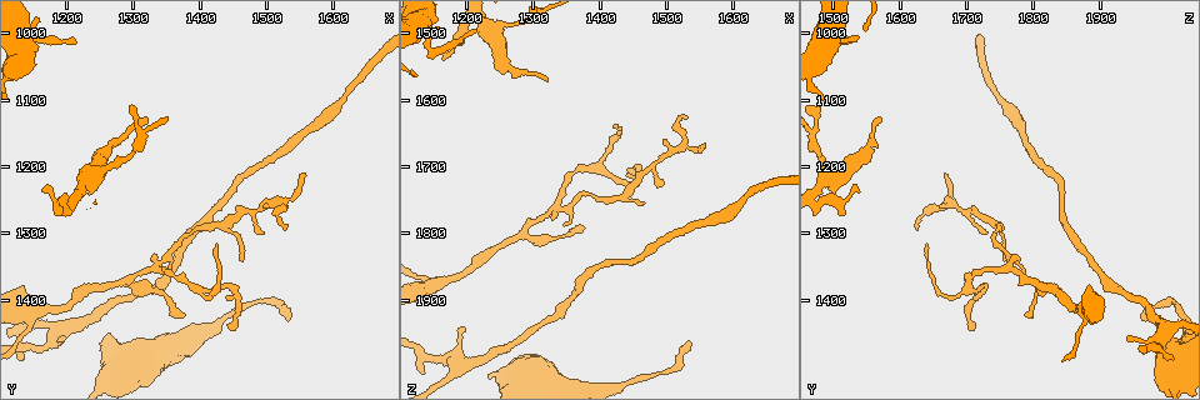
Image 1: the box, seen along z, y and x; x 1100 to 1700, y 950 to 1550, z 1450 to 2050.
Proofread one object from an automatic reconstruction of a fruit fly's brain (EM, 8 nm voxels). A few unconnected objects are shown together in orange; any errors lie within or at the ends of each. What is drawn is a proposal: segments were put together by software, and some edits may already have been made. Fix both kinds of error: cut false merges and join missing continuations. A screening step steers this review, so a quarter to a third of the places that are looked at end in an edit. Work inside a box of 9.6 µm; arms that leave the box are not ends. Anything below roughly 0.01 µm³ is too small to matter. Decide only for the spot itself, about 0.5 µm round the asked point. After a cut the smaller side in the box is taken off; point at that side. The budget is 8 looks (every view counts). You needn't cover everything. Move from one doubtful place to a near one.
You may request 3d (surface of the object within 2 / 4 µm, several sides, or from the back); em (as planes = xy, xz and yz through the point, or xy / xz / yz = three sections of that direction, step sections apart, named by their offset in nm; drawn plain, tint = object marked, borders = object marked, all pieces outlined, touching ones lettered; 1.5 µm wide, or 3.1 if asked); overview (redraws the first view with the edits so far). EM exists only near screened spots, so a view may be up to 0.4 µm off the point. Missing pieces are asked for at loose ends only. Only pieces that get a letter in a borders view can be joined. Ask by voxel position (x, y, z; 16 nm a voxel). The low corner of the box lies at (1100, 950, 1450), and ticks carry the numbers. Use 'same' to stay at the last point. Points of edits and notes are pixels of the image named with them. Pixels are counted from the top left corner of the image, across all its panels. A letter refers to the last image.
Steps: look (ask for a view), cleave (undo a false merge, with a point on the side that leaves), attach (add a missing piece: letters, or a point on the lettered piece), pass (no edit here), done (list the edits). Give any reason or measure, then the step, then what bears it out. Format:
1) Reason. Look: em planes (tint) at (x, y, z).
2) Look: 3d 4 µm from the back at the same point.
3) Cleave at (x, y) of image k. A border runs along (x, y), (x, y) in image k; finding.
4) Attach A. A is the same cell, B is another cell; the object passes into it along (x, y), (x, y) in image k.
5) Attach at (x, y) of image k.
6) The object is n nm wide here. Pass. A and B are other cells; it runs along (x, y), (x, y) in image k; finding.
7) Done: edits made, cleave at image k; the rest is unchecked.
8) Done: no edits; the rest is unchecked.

Free end. Look: em planes (borders) at (1325, 1130, 1570).

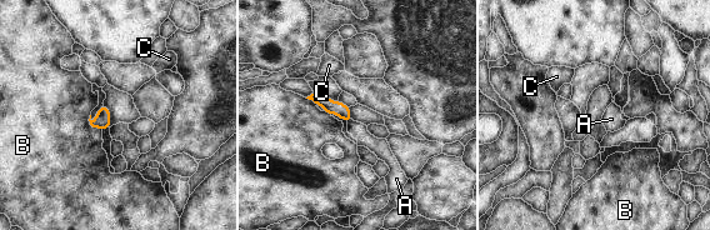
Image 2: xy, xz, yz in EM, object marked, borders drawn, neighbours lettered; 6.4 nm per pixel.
Pass. A, B and C are other cells; no lettered piece goes on from it.

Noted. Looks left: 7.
Thin end. Look: em planes (borders) at (1215, 1015, 1495).

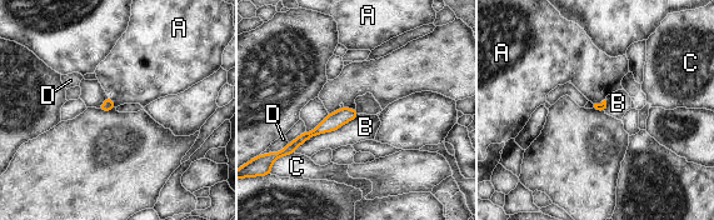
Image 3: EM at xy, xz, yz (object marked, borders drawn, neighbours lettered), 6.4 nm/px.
Pass. A, B, C and D are other cells; none of them fits.

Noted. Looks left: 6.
Free end. Look: 3d 2 µm at (1560, 1210, 1665).

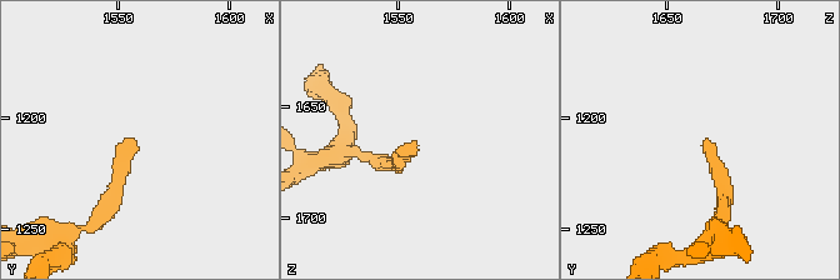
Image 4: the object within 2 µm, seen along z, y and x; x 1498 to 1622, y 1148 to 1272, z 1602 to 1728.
Look: em yz step 4 (tint) at (1558, 1209, 1669).

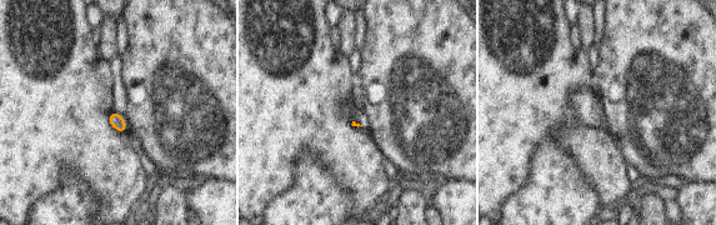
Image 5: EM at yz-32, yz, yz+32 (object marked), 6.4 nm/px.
Cut it another way. Look: em planes (borders) at the same point.

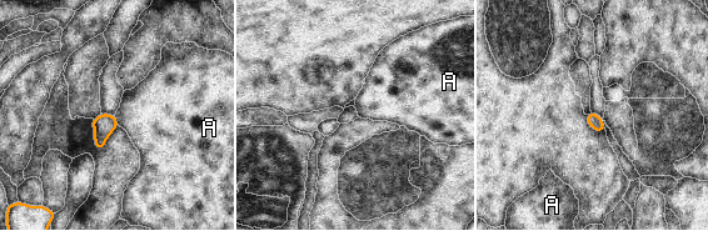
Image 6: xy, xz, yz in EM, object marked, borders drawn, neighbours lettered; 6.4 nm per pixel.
The object is 90 nm wide here. Pass. A is another cell; a border runs along (114, 115), (119, 125) in image 6; none of them fits.

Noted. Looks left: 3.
Thin end. Look: em planes (borders) at (1195, 1455, 1940).

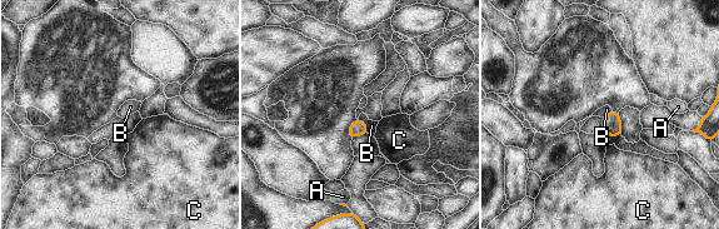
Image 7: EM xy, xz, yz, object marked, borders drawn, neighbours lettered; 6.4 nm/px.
The object is 100 nm wide here. Pass. A, B and C are other cells; a border runs along (358, 119), (367, 124), (368, 133) in image 7; no lettered piece goes on from it.

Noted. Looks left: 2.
Done: no edits; the rest is unchecked.

